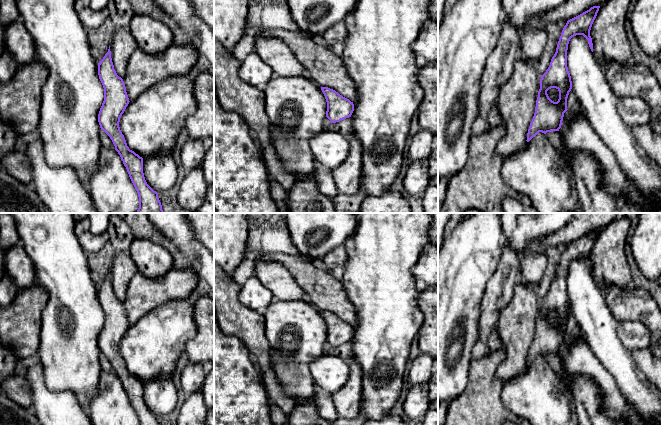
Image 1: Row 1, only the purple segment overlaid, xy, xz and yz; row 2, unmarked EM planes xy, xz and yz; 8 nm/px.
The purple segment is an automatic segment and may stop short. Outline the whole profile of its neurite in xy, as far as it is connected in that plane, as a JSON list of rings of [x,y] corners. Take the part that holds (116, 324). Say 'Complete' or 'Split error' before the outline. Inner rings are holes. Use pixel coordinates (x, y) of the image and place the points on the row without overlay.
Complete. [[[110,270],[98,287],[98,299],[104,312],[104,325],[98,338],[100,352],[112,364],[138,417],[139,425],[160,425],[158,417],[145,404],[143,382],[129,373],[119,351],[120,342],[130,325],[125,307],[114,293]]]

